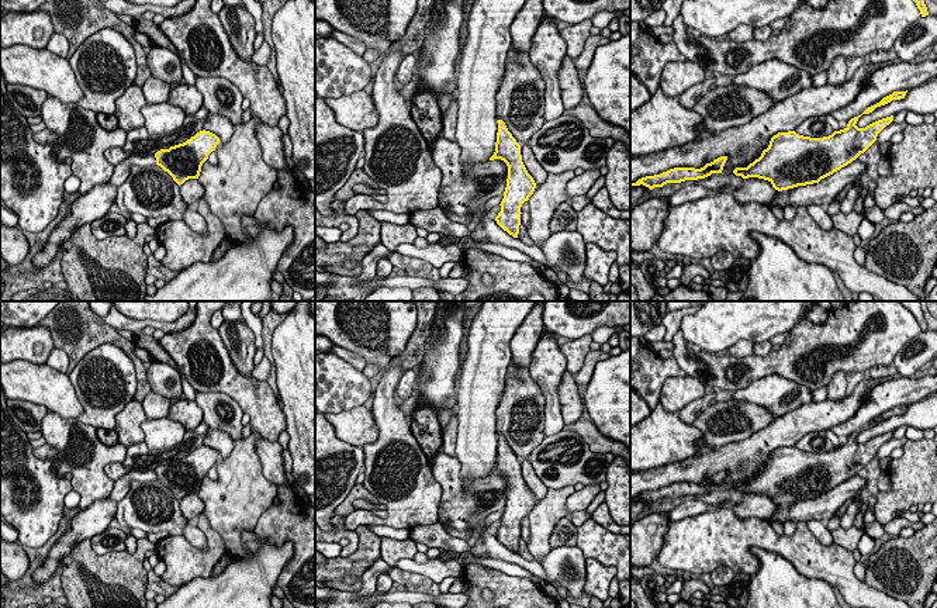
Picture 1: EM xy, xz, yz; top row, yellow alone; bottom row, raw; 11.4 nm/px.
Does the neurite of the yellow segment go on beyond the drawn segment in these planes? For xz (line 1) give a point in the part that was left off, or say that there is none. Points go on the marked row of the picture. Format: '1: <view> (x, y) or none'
1: none

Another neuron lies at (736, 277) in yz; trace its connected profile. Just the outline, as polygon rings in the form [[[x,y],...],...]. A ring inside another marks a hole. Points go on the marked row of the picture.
[[[737,258],[727,270],[716,273],[716,279],[725,283],[727,291],[744,291],[748,284],[750,259]]]

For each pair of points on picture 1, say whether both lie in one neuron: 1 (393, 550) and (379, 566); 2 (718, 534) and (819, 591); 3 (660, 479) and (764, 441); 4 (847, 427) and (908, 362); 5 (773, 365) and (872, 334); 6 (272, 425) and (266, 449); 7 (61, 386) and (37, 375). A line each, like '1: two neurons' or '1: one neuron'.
1: two neurons
2: two neurons
3: one neuron
4: two neurons
5: one neuron
6: two neurons
7: one neuron

